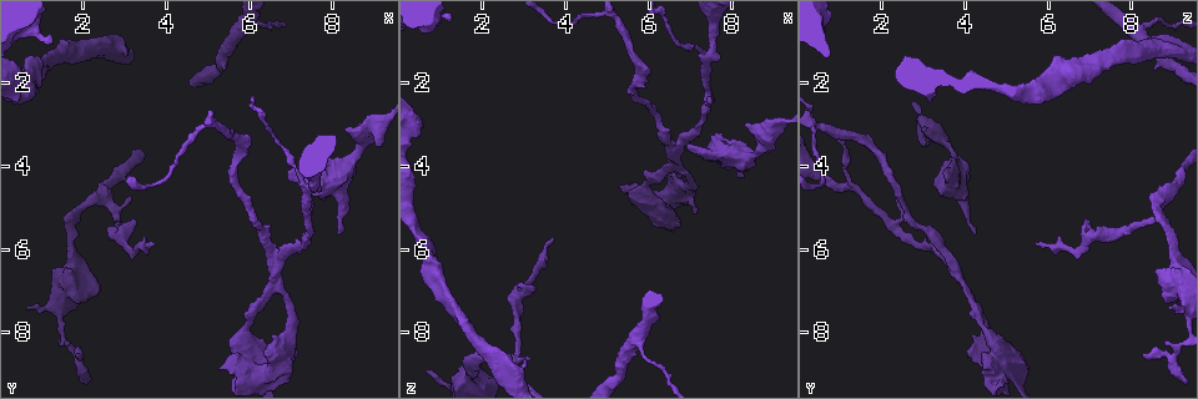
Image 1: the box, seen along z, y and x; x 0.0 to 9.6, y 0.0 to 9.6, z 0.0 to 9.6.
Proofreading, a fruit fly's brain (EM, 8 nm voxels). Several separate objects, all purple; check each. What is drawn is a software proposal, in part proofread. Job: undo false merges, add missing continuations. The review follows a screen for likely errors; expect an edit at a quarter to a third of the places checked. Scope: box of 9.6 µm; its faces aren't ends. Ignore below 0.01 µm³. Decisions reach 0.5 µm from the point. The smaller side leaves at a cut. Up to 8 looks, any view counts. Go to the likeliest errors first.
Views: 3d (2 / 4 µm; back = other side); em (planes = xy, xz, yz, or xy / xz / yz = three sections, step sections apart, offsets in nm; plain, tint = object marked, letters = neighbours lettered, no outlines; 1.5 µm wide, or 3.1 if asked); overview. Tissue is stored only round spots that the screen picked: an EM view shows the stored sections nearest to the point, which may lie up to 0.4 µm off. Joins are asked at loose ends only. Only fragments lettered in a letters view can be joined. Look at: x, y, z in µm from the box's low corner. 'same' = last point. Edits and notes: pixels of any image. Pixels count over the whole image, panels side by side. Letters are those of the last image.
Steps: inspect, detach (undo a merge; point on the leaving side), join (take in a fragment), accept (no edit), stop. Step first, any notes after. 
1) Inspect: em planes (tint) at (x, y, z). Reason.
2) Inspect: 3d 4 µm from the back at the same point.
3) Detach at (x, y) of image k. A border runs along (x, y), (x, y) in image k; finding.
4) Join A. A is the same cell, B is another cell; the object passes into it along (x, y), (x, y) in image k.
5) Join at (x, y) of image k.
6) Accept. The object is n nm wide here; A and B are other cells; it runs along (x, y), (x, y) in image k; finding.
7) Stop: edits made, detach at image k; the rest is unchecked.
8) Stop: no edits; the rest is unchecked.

Inspect: 3d 2 µm at (3.15, 5.30, 6.90). An open end.

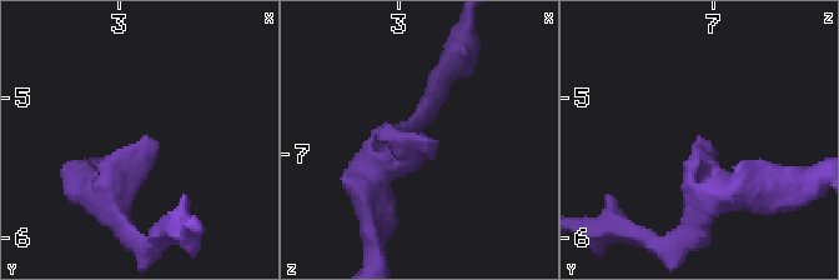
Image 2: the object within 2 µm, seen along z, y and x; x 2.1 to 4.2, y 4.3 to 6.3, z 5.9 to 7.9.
Inspect: em yz step 4 (tint) at (3.20, 5.26, 6.90). Shape alone is not enough.

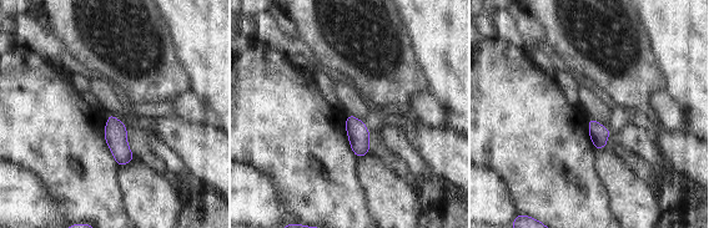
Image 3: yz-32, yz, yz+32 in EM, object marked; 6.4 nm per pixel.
Inspect: em planes (letters) at the same point.

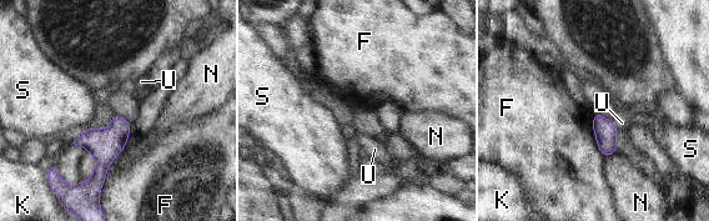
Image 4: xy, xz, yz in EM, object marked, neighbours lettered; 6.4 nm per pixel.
Join U. The object is 140 nm wide here; U is the same cell, F, K, N and S are other cells; the object passes into it along (606, 134), (613, 126), (622, 122) in image 4; it goes on there.

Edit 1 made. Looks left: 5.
Inspect: 3d 4 µm at (6.95, 4.15, 3.60). Free end.

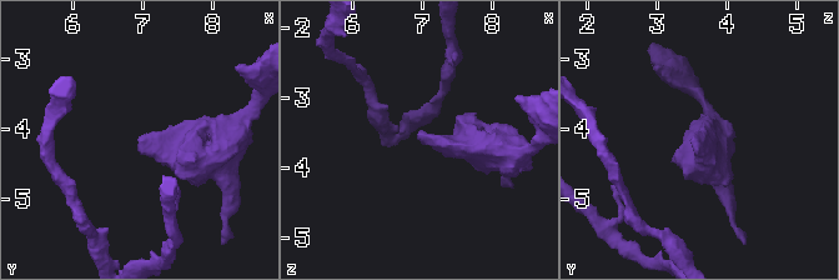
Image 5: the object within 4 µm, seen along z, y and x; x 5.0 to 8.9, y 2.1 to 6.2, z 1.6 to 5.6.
Inspect: em xz step 8 (letters) at (6.95, 4.10, 3.55).

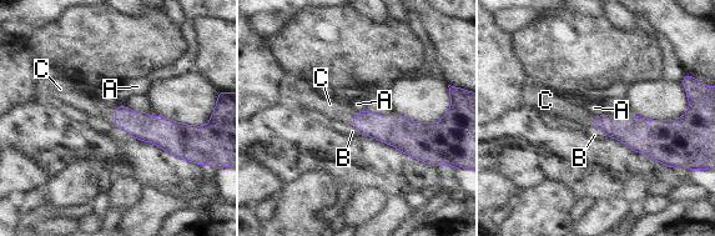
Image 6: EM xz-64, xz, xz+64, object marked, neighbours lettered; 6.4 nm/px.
Inspect: em planes (letters) at the same point.

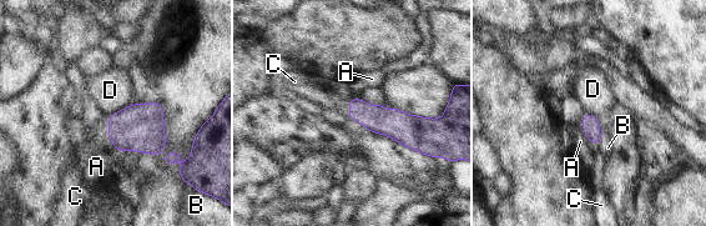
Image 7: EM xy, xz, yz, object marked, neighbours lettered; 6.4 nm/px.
Join C. C is the same cell, A, B and D are other cells; the object passes into it along (139, 127), (109, 134), (97, 139) in image 7; it goes on there.

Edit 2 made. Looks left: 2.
Stop: edits made, join at image 4, join at image 7; the rest is unchecked.

